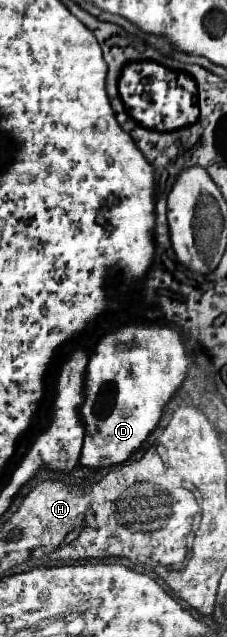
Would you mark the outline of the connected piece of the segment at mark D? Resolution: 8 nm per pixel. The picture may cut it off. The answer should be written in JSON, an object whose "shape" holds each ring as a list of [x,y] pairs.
{"shape":[[[125,325],[101,337],[95,347],[95,355],[89,359],[89,367],[85,371],[85,401],[79,407],[85,437],[79,465],[87,469],[101,469],[125,463],[155,431],[165,405],[183,385],[187,369],[189,359],[181,343],[181,333],[173,325]]]}

